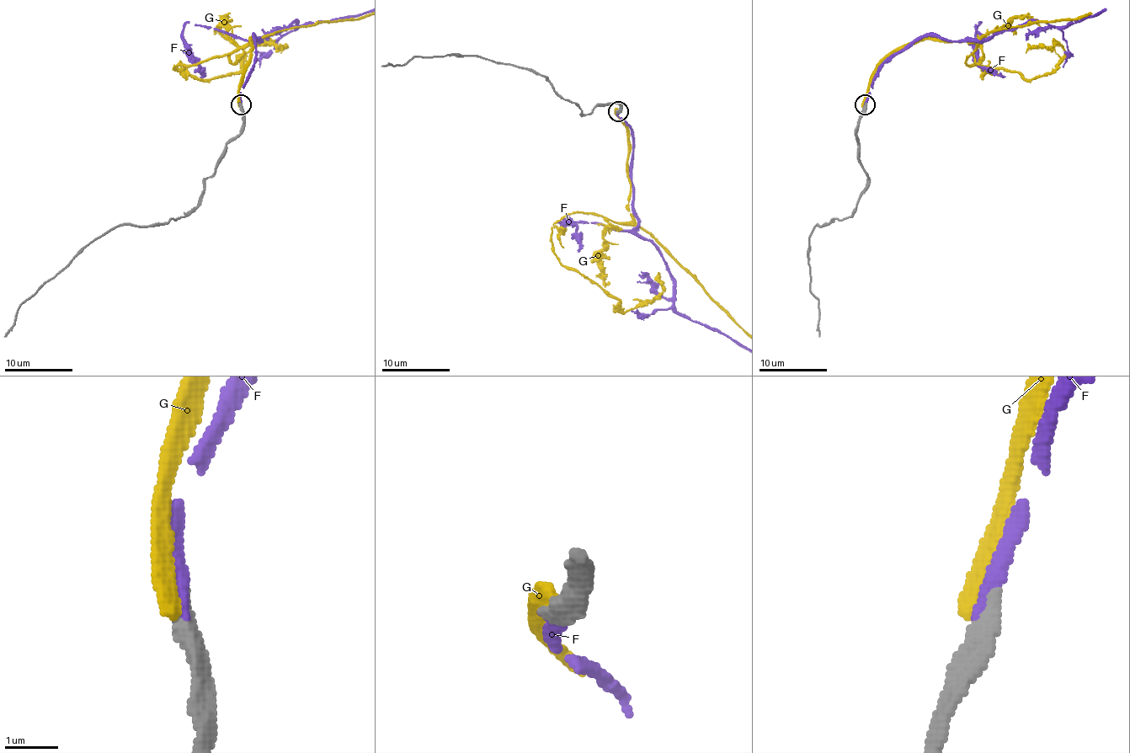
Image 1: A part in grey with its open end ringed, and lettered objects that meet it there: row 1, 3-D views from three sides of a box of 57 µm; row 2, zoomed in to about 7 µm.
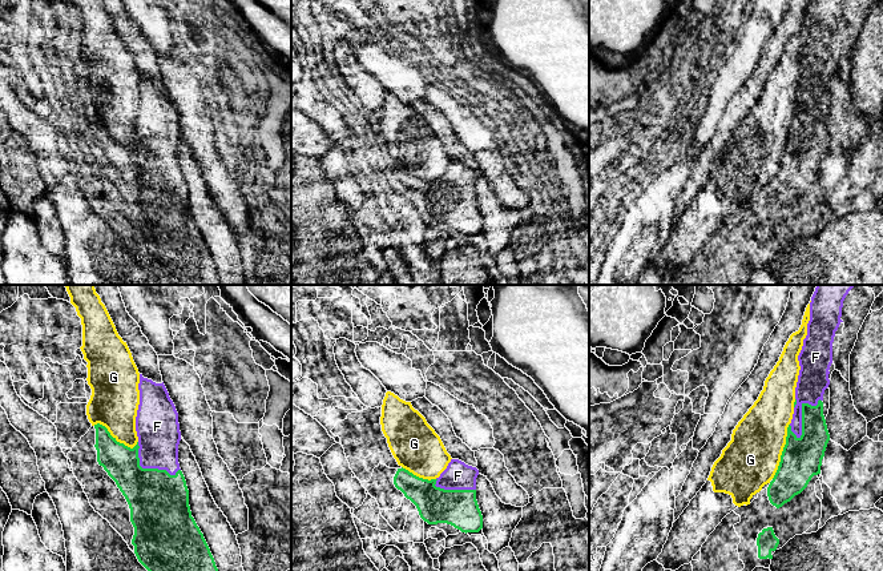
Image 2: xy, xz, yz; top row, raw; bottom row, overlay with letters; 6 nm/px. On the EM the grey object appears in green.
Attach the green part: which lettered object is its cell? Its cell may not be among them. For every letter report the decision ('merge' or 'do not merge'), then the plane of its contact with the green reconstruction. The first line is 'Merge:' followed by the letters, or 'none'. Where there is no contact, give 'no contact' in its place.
Merge: F
F: merge; contact in yz
G: do not merge; contact in yz

